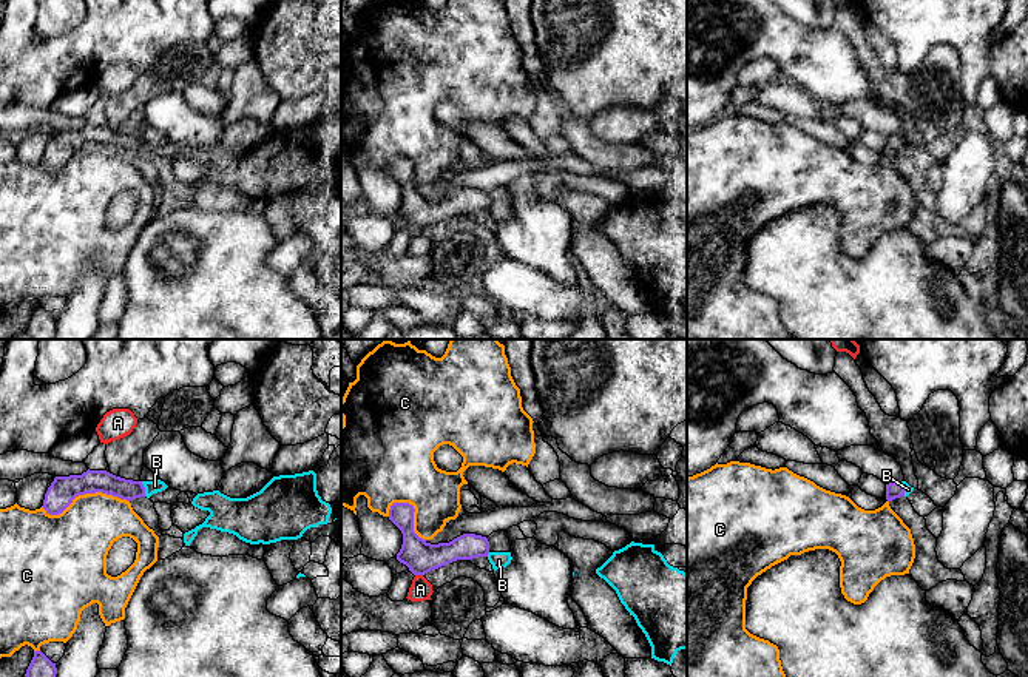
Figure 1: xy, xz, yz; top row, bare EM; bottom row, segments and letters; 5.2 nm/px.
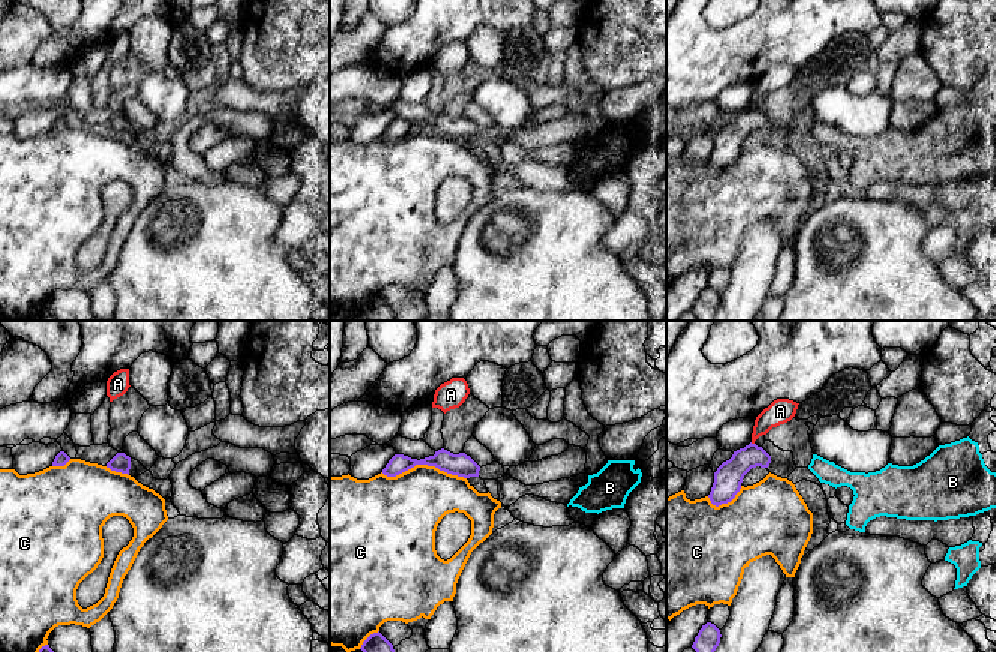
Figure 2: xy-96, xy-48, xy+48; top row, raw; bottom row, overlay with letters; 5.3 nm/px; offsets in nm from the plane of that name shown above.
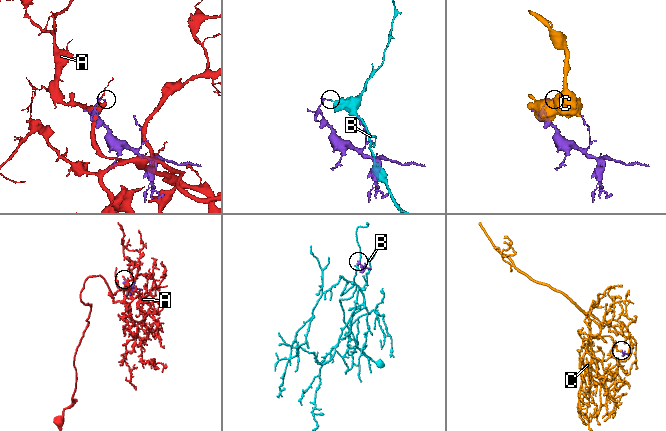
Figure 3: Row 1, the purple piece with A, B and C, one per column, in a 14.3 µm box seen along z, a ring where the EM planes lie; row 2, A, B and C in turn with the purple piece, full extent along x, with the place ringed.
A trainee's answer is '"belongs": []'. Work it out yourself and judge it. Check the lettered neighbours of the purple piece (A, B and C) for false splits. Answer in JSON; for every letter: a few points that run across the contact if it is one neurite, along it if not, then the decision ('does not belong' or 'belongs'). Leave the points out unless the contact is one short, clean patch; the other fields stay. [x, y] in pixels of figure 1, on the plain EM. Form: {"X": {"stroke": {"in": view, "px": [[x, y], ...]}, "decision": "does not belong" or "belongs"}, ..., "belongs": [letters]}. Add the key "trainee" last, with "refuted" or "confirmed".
{"A": {"decision": "does not belong"}, "B": {"stroke": {"in": "xy", "px": [[141, 136], [145, 150]]}, "decision": "does not belong"}, "C": {"decision": "does not belong"}, "belongs": [], "trainee": "confirmed"}

